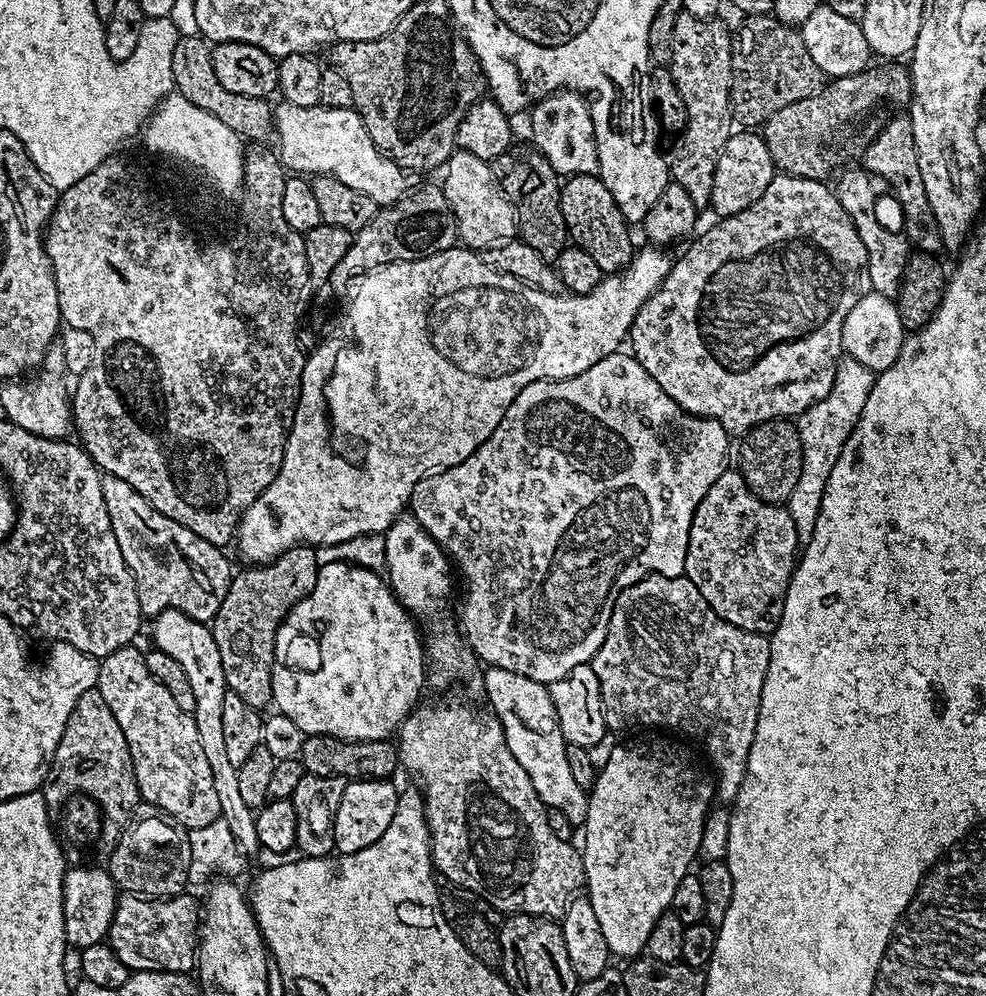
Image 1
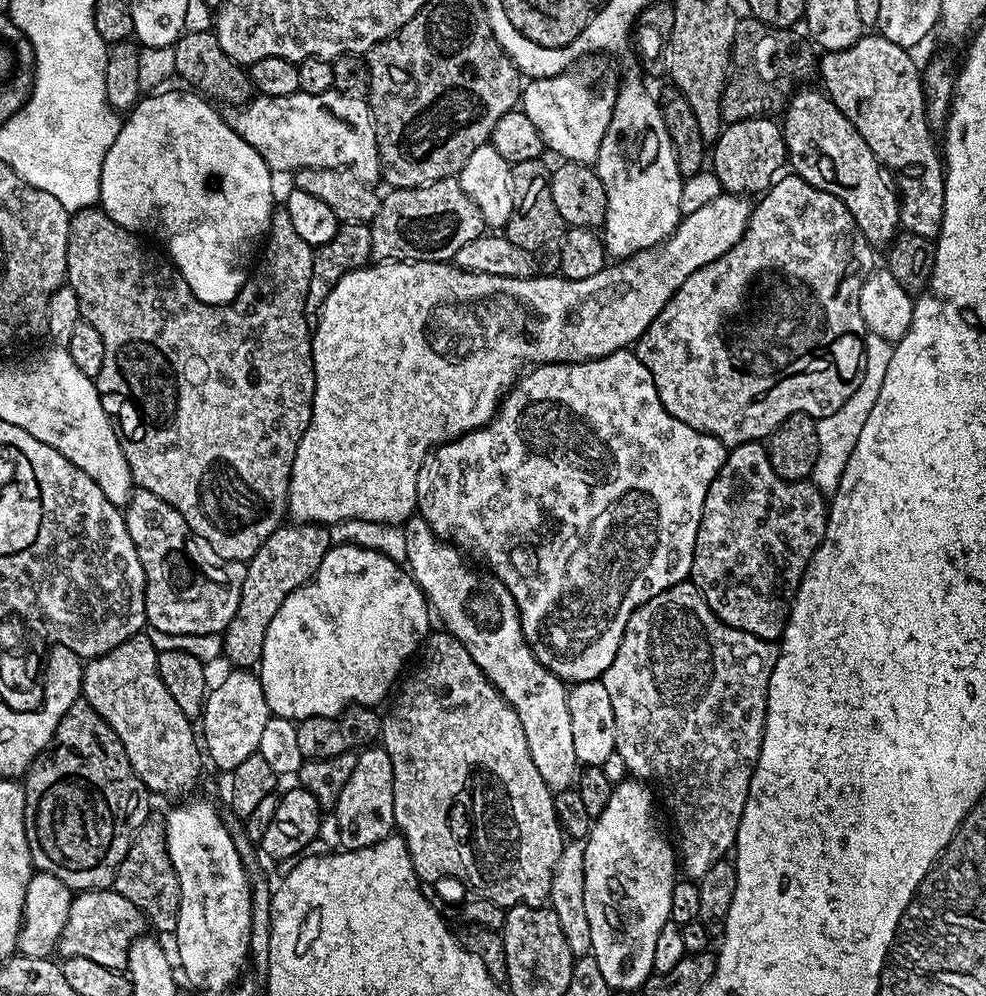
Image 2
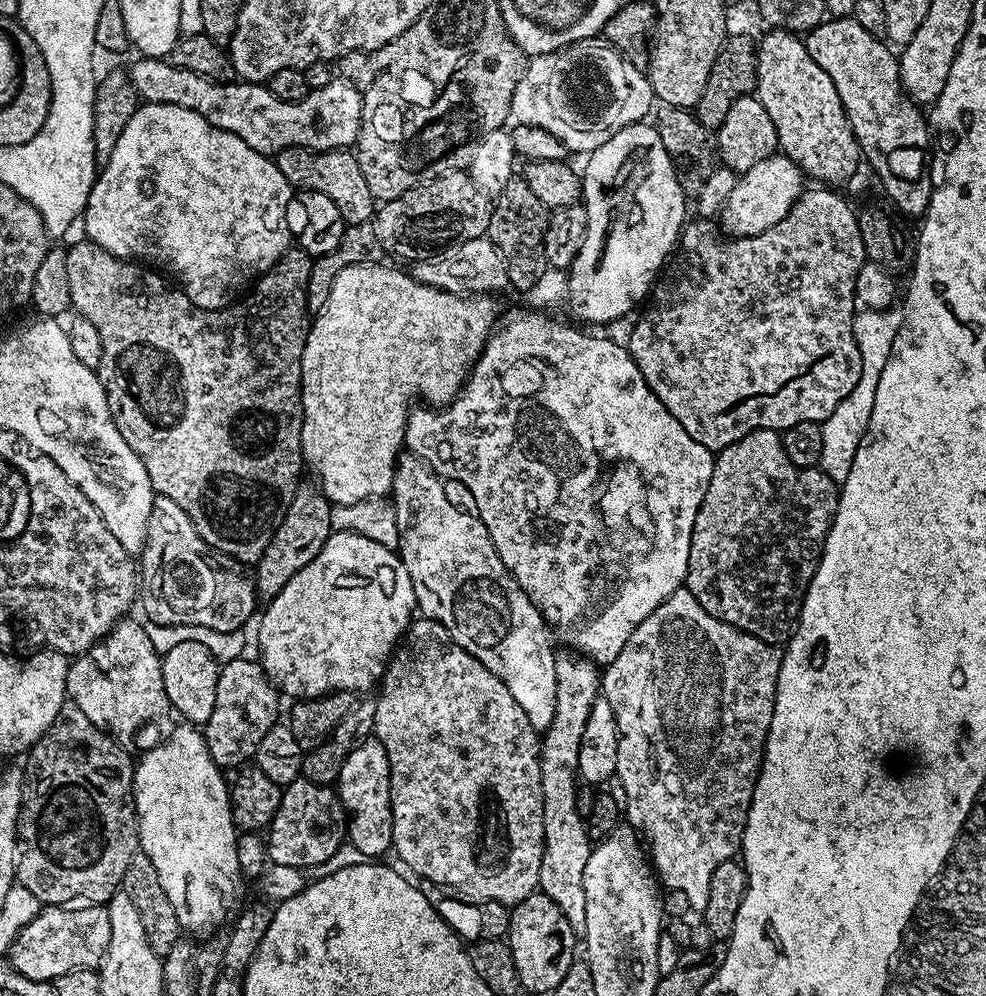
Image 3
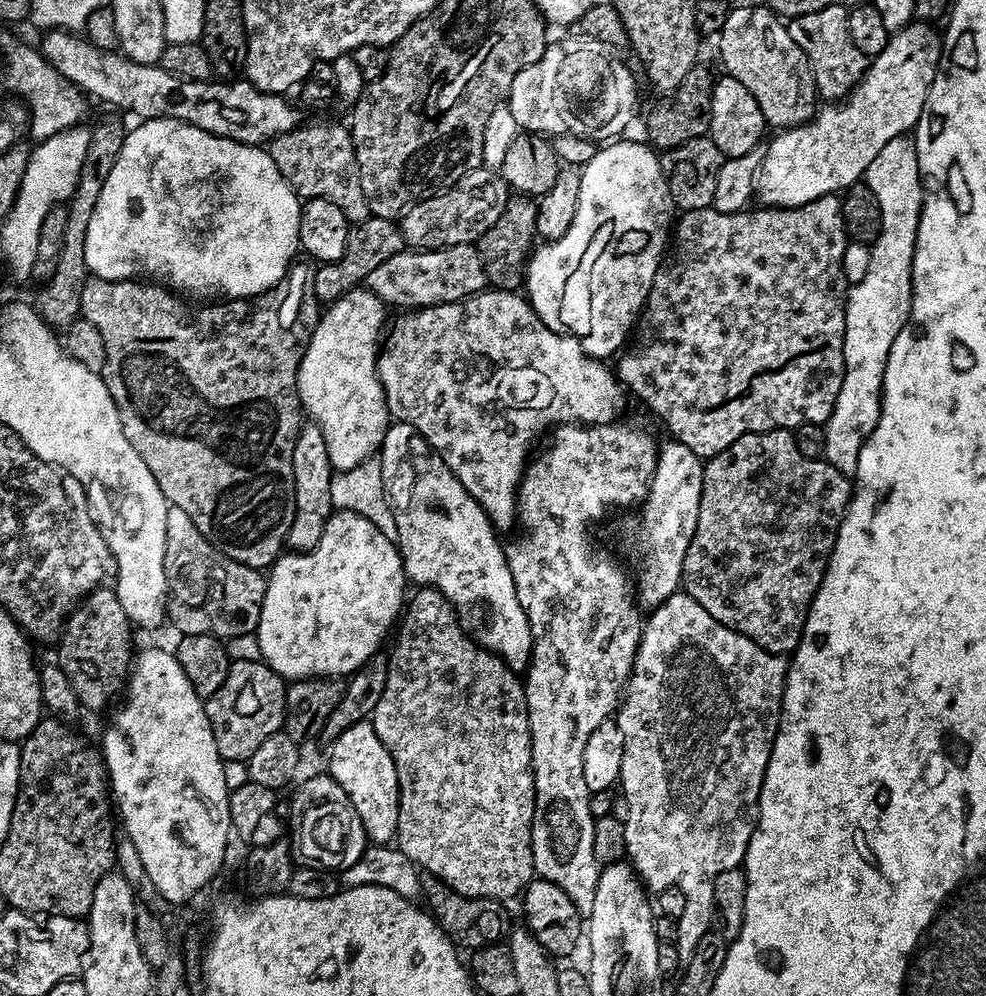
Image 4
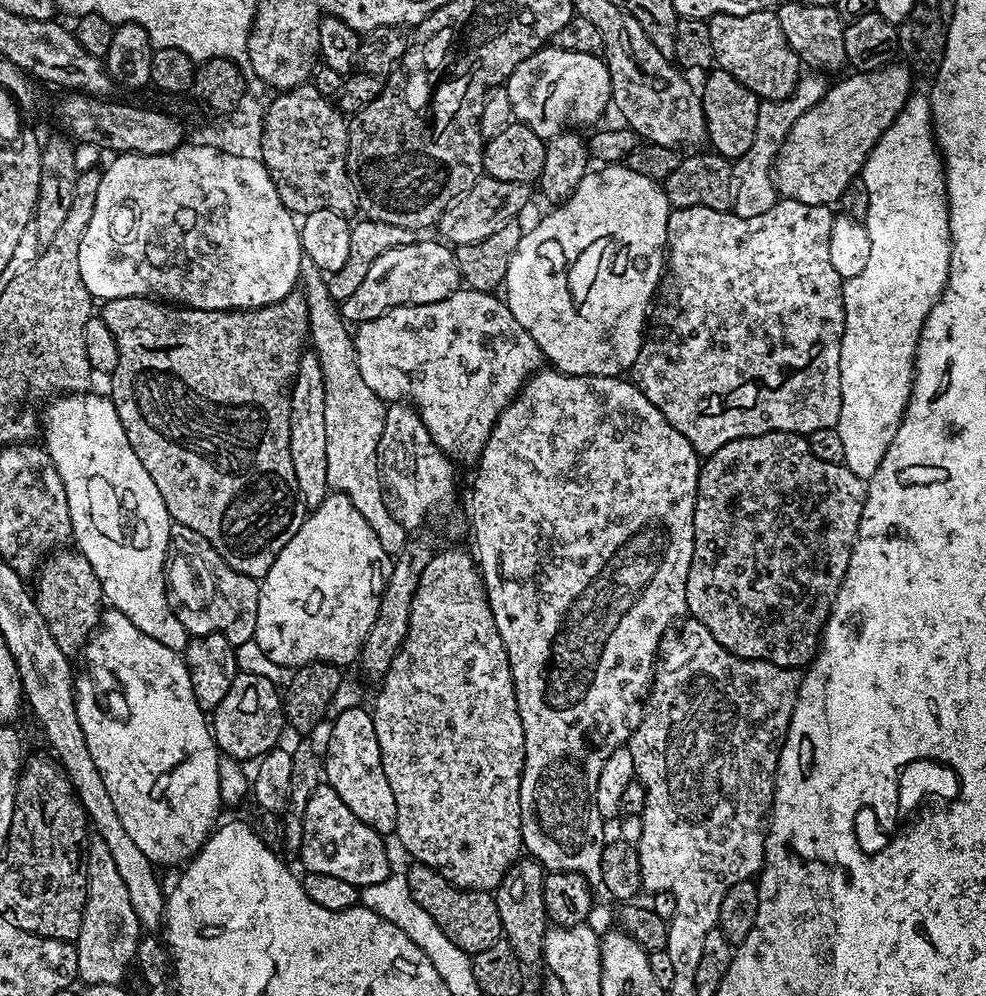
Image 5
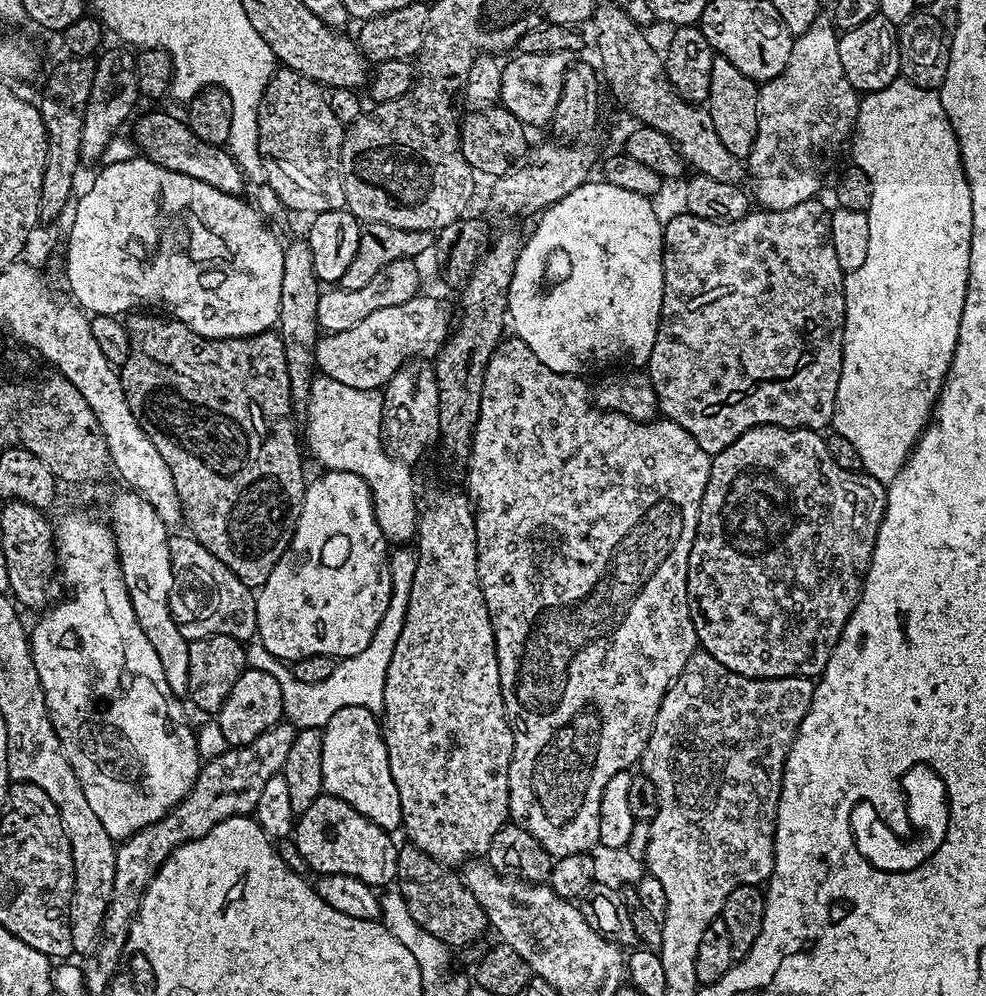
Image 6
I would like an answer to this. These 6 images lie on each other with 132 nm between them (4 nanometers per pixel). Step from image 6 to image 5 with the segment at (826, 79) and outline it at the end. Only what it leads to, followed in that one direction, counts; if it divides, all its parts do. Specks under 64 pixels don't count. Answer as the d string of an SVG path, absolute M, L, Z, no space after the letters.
M820 74L801 75L800 80L794 86L794 90L786 98L782 98L781 100L760 100L760 105L758 106L758 126L754 130L754 142L750 142L750 150L746 150L746 154L742 154L737 160L731 161L731 211L735 212L736 215L741 216L742 218L755 218L758 214L766 214L766 210L770 210L770 206L776 204L778 199L776 181L774 179L776 155L779 154L780 147L786 142L786 138L790 134L794 122L798 122L798 118L802 118L802 114L806 114L806 110L810 110L828 93L830 84L829 81L826 82L823 78L825 79L825 77Z

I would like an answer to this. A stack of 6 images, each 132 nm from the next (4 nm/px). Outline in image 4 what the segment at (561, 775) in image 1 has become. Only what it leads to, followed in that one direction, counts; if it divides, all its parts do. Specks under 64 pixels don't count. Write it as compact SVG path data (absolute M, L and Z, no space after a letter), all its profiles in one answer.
M399 422L389 423L384 442L378 453L384 494L392 508L396 523L395 543L400 549L400 559L404 561L404 574L416 586L431 586L444 595L452 605L456 622L464 630L465 636L475 640L481 648L499 656L509 668L524 670L532 655L532 631L528 616L518 602L514 590L514 580L510 574L505 549L496 541L498 535L484 507L468 493L454 478L451 470L441 462L440 457L426 450L424 437L414 426Z

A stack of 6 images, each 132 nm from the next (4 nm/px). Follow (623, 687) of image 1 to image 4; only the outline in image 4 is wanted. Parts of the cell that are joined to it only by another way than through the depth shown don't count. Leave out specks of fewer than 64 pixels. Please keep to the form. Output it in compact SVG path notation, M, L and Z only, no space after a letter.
M677 590L667 596L661 604L651 609L652 617L645 619L640 633L640 645L632 663L632 673L628 676L627 685L622 693L618 711L614 719L622 730L624 753L622 754L622 770L618 781L619 791L630 806L630 818L624 822L626 830L626 856L637 876L653 893L659 894L667 888L677 888L686 894L686 910L682 910L678 926L678 939L674 941L681 961L688 961L698 942L712 928L712 911L714 910L714 878L731 868L740 868L744 855L748 853L748 843L756 829L756 819L760 816L760 791L766 774L766 766L770 762L772 743L780 725L780 714L784 706L784 683L788 677L789 657L766 651L750 638L727 628L722 622L715 620L705 608L698 606L688 593Z

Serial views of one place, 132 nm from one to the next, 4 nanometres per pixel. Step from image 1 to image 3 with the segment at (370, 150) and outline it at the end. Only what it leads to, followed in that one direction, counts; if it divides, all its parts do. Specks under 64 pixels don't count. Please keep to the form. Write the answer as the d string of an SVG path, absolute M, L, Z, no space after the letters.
M140 58L137 59L137 64L130 68L130 75L132 78L132 85L136 91L137 97L141 101L150 104L169 104L170 106L182 106L186 110L194 110L198 114L202 114L202 118L209 120L215 128L226 130L230 134L234 134L238 138L242 138L242 142L246 142L246 146L250 146L254 150L265 154L275 154L284 148L310 148L313 152L331 152L333 150L348 150L355 145L360 138L360 119L364 113L364 97L361 92L354 86L350 86L344 80L333 78L333 80L326 86L321 88L314 88L309 91L308 96L304 100L298 102L286 102L280 100L274 93L268 91L267 87L260 82L213 82L206 76L200 76L197 72L191 72L185 68L179 68L177 64L173 64L164 58Z

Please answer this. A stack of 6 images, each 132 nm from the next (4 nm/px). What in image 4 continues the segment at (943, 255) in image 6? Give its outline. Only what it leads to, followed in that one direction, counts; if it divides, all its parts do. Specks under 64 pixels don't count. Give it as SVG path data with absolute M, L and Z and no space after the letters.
M908 134L890 138L890 142L882 146L878 158L870 162L870 166L864 171L862 180L878 198L880 233L871 245L872 257L866 278L862 278L862 282L851 285L846 292L844 381L842 390L838 390L834 410L823 425L825 432L823 459L833 464L843 476L849 478L855 477L858 454L880 417L880 394L884 390L884 372L888 368L886 360L890 358L890 346L894 346L894 338L898 338L898 334L909 323L912 314L912 259L916 250L916 231L920 222L920 211L924 205L924 184L920 180L915 139Z

